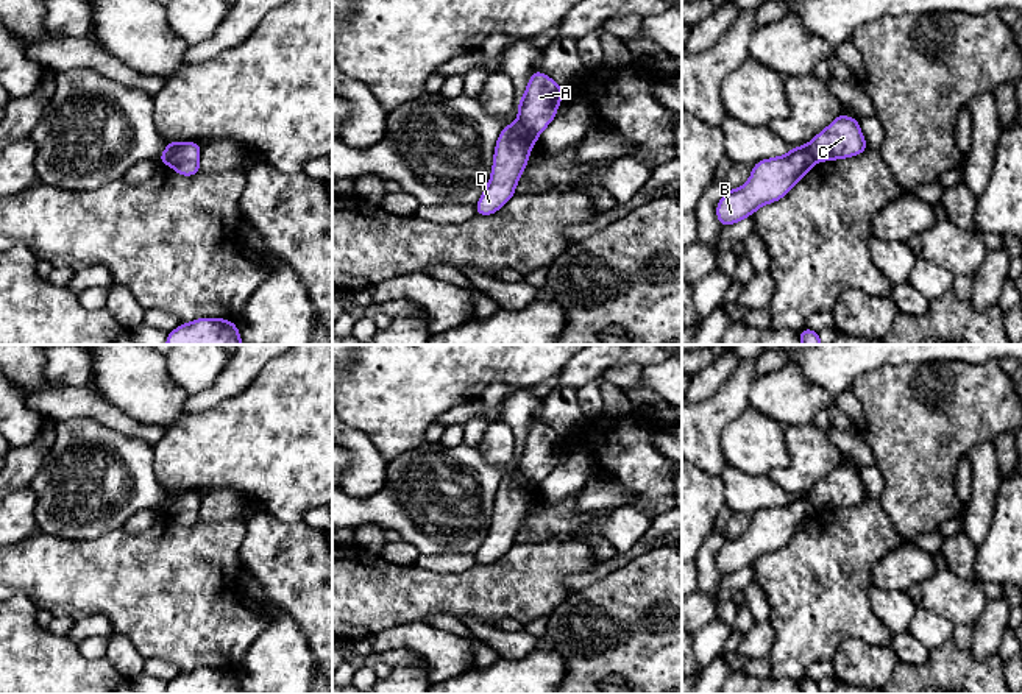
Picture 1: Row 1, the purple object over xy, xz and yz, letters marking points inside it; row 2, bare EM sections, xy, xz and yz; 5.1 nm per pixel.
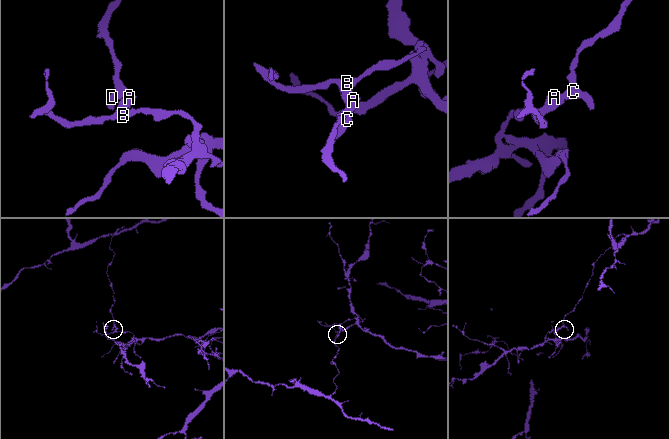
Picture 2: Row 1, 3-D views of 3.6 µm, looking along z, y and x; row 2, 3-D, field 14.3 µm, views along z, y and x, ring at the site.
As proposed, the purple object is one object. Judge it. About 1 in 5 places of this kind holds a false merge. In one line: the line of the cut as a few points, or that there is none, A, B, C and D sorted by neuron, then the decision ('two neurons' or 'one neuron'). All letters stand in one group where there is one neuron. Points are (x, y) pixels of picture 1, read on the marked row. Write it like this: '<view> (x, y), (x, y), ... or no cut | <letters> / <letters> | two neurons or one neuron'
xy (183, 142), (167, 162) | A B / C D | two neurons

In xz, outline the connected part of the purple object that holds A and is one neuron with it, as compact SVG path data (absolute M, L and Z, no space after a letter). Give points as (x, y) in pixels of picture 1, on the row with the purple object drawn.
M538 69L531 75L524 98L518 100L518 122L537 136L555 119L565 89Z

